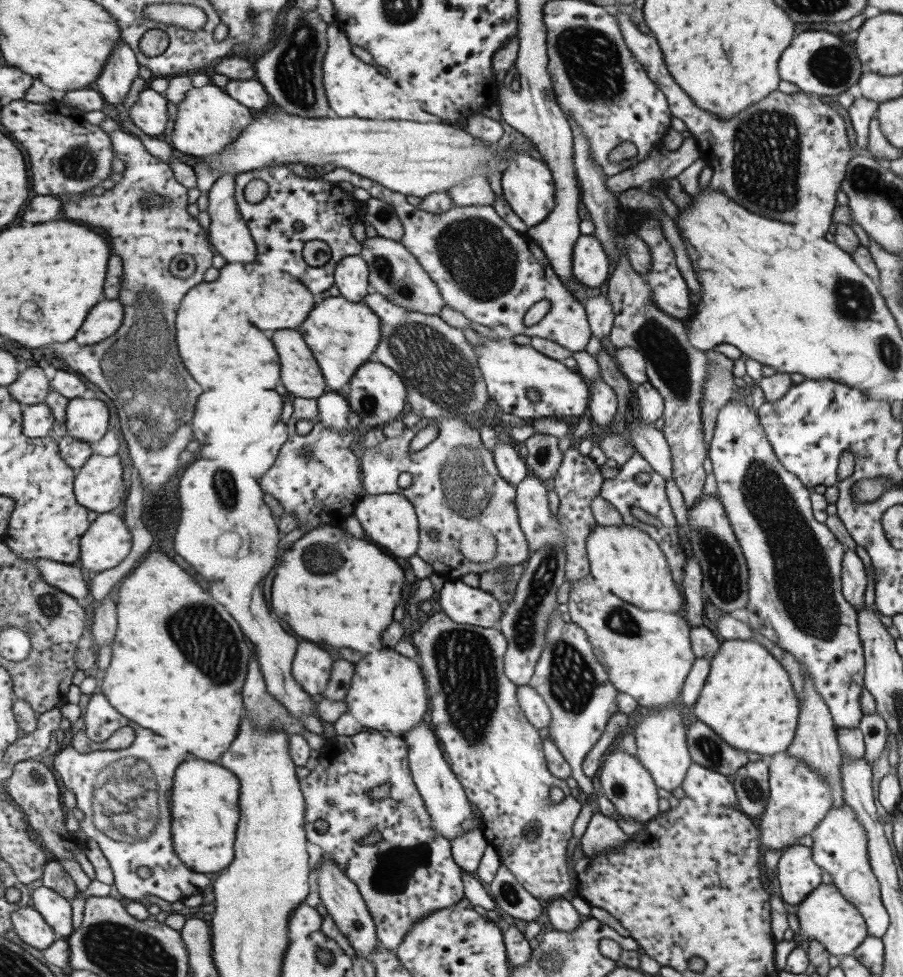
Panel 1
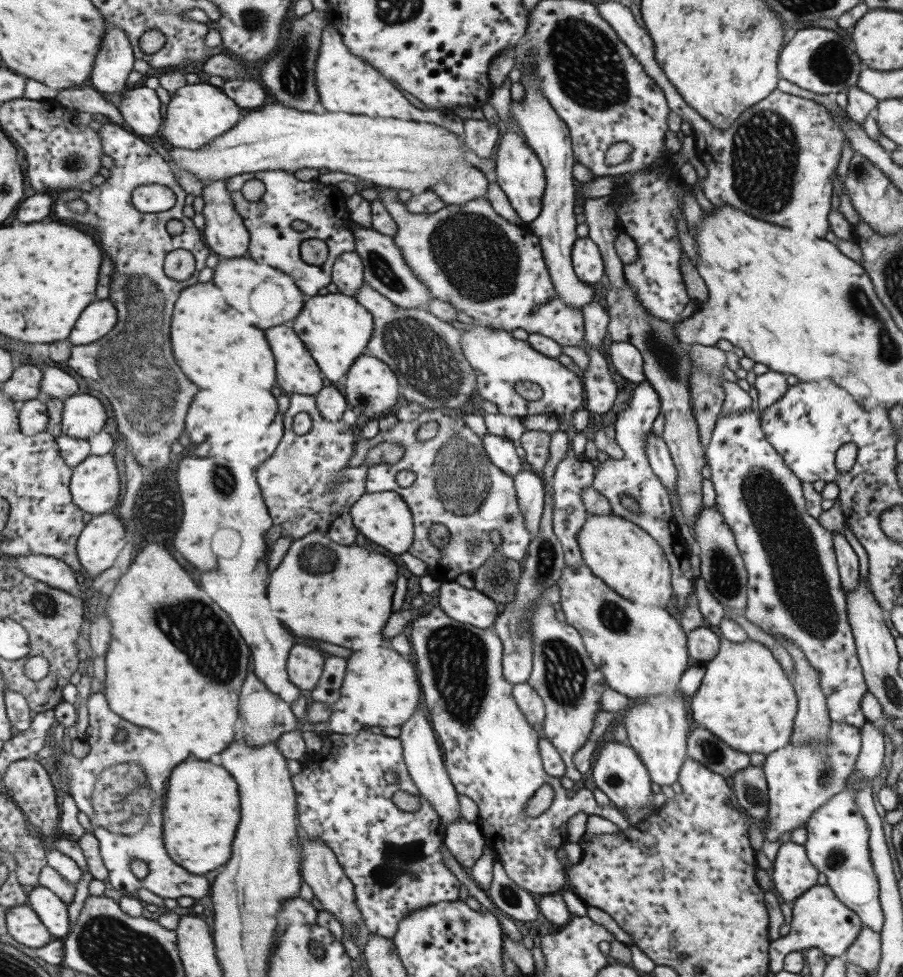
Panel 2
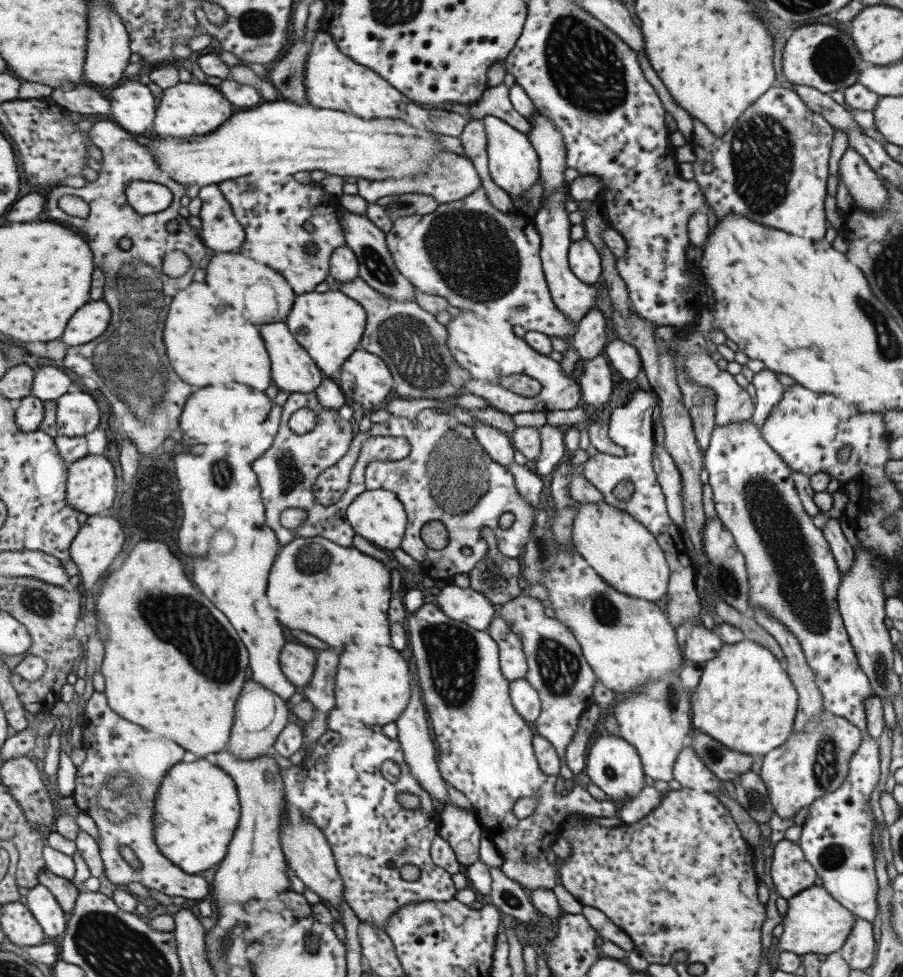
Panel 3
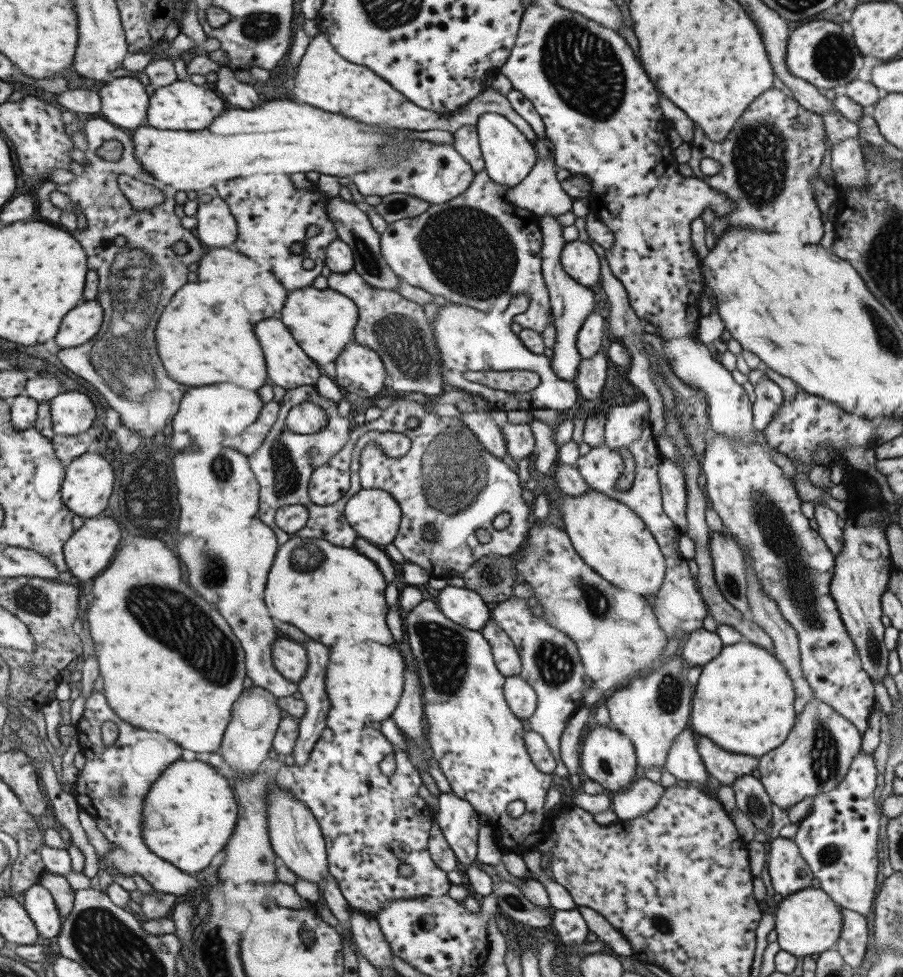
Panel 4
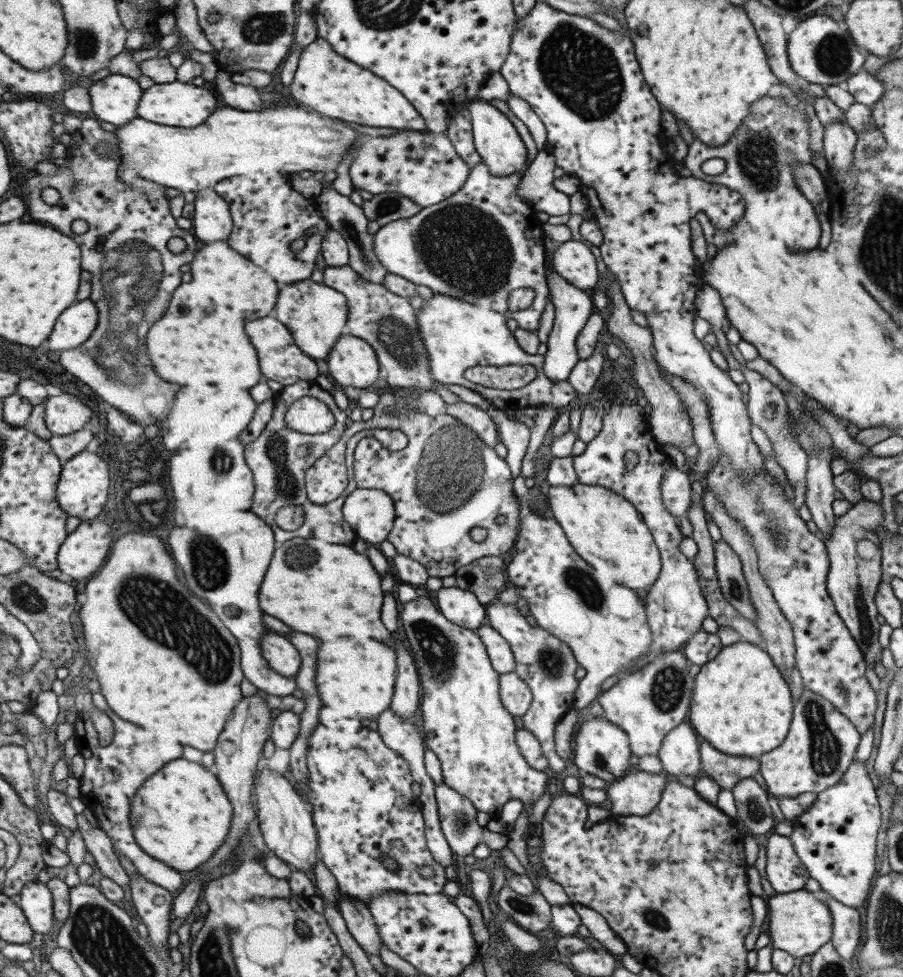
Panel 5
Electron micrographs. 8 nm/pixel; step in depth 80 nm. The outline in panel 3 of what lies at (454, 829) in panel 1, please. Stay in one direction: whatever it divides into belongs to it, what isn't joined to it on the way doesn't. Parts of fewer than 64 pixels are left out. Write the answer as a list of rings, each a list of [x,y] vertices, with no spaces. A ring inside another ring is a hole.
[[[416,684],[411,685],[411,698],[408,700],[407,708],[399,719],[395,719],[396,729],[398,732],[397,740],[403,749],[404,761],[408,765],[409,772],[418,780],[424,791],[431,797],[445,804],[448,801],[445,791],[445,782],[441,778],[437,768],[435,745],[432,741],[432,734],[429,734],[427,720],[425,719],[425,710],[422,704],[422,694]]]

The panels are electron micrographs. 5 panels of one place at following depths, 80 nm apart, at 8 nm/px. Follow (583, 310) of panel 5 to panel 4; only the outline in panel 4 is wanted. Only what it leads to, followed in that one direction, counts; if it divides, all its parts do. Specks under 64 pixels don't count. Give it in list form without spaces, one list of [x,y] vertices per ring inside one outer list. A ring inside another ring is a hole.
[[[550,214],[537,216],[539,230],[542,235],[540,269],[548,292],[552,323],[555,328],[555,340],[549,362],[551,370],[557,378],[571,381],[575,376],[579,361],[582,359],[575,344],[577,331],[581,328],[587,316],[598,308],[598,304],[593,299],[593,291],[591,291],[589,287],[577,284],[577,282],[570,276],[567,276],[561,268],[560,254],[562,246],[566,242],[563,241],[563,237],[561,237],[563,227],[555,221],[555,217],[556,216],[551,216]]]

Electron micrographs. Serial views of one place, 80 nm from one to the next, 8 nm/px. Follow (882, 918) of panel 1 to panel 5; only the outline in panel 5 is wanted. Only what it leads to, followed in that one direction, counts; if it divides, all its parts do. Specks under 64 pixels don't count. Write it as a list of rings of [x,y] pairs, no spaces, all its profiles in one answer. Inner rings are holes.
[[[852,761],[832,787],[816,794],[815,800],[799,816],[791,820],[793,830],[788,839],[809,876],[819,883],[823,893],[841,904],[857,909],[864,906],[871,880],[875,876],[875,836],[881,824],[879,804],[872,780],[867,777],[864,762]]]

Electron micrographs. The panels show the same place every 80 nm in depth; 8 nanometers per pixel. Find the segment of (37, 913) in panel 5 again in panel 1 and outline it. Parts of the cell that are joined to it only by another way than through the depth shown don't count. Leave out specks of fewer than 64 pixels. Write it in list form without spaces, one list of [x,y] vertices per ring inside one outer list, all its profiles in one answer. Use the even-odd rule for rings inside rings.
[[[41,885],[32,893],[34,907],[45,918],[59,938],[68,938],[76,932],[73,928],[73,908],[70,900],[56,889]]]

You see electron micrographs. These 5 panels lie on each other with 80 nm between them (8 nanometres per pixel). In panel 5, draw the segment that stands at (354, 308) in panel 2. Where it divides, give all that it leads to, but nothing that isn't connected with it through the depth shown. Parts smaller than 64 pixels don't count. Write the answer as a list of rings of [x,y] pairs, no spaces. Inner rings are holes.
[[[308,278],[284,287],[280,286],[279,304],[273,315],[283,324],[288,325],[296,343],[309,356],[315,360],[327,362],[336,344],[340,342],[341,335],[348,332],[349,314],[351,314],[351,308],[349,308],[347,296],[324,282],[319,283]]]

